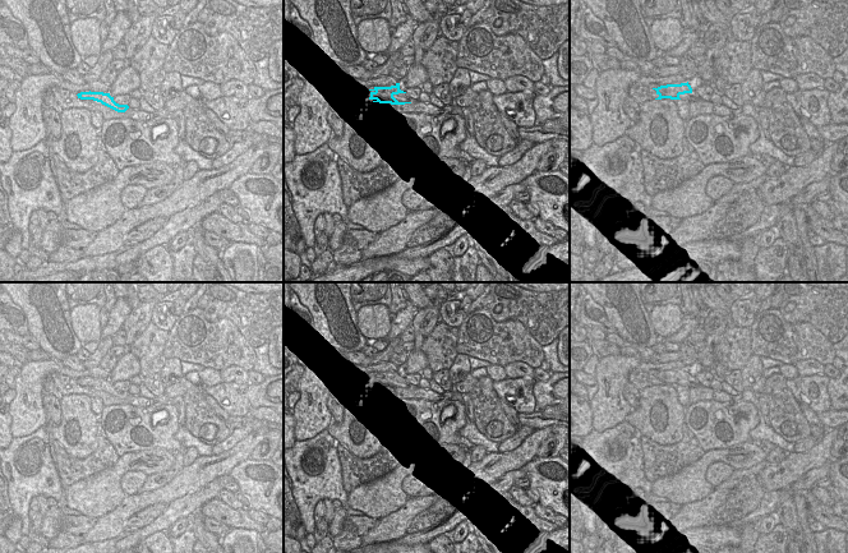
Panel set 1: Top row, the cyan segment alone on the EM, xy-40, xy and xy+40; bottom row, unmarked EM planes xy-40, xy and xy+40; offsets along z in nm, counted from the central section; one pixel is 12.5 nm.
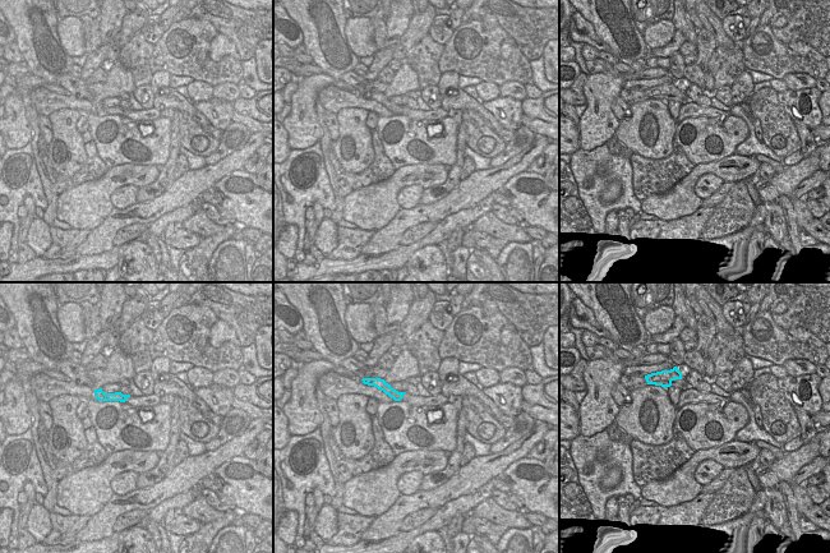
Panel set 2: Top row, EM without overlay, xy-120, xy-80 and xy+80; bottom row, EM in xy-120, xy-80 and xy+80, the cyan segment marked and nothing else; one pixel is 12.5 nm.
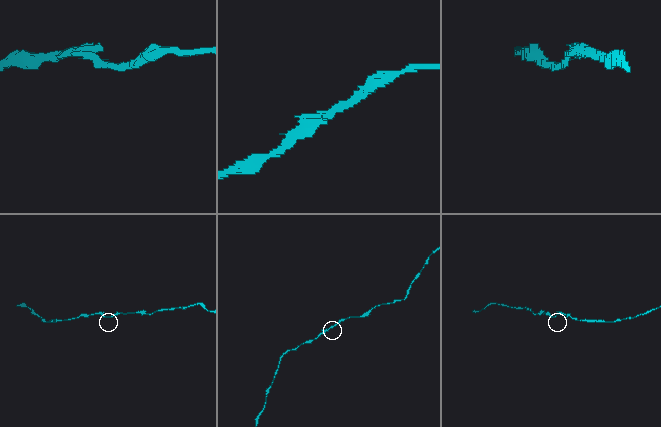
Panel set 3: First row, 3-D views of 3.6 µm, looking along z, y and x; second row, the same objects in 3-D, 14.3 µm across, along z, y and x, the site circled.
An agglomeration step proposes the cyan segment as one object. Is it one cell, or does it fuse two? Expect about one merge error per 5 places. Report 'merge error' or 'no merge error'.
no merge error

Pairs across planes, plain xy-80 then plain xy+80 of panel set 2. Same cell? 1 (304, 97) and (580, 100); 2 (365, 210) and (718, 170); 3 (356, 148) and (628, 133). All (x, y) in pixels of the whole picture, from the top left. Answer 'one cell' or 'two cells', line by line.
1: two cells
2: one cell
3: one cell

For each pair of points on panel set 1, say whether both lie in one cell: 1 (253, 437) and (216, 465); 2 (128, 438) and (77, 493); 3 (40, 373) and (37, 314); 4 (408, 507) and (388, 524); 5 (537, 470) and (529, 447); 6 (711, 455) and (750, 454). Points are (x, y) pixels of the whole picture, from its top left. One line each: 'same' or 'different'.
1: same
2: different
3: different
4: same
5: different
6: same

